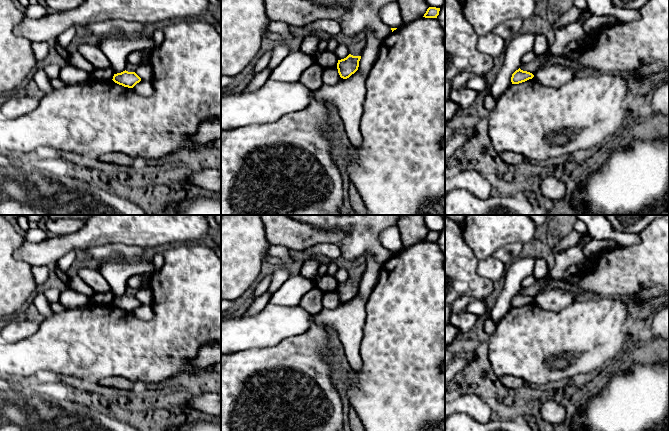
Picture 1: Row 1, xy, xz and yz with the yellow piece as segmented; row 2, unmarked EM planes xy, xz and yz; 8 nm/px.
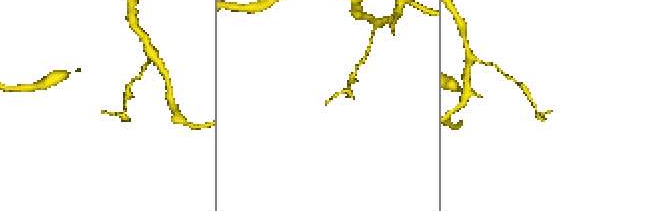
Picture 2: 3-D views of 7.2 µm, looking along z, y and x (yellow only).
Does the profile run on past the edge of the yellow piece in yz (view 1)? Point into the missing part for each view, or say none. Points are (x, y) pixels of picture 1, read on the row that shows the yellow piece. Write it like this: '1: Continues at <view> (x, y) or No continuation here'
1: No continuation here

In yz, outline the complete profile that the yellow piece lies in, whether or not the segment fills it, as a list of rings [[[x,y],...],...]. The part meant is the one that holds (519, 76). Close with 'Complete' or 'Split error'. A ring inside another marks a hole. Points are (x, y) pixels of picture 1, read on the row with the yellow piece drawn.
[[[519,68],[512,74],[511,82],[512,82],[512,84],[519,84],[519,83],[525,82],[529,79],[532,79],[533,77],[534,77],[534,75],[532,73],[523,71]]]. Complete

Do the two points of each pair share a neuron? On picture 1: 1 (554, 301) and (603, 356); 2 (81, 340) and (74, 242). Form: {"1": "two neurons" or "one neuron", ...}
{"1": "two neurons", "2": "two neurons"}

